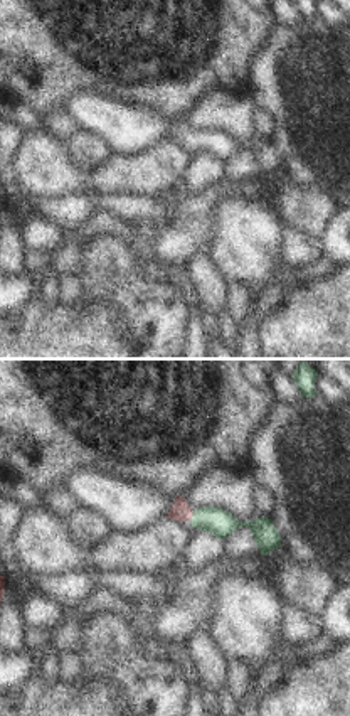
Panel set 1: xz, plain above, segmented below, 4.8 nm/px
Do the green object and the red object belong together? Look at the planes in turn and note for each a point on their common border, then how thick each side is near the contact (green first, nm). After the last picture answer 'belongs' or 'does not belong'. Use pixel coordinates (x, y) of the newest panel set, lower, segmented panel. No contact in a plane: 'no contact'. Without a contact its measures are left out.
meets green at (194, 516); 140 nm thick on the green side, 90 nm on the other

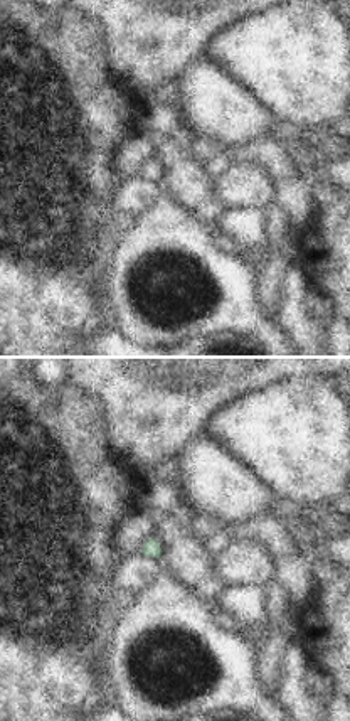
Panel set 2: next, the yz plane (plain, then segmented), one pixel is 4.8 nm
no contact

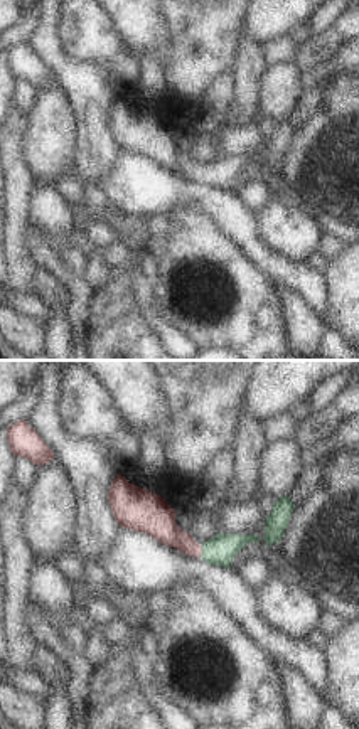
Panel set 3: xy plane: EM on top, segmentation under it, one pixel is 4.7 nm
meets green at (203, 551); 140 nm thick on the green side, 150 nm on the other

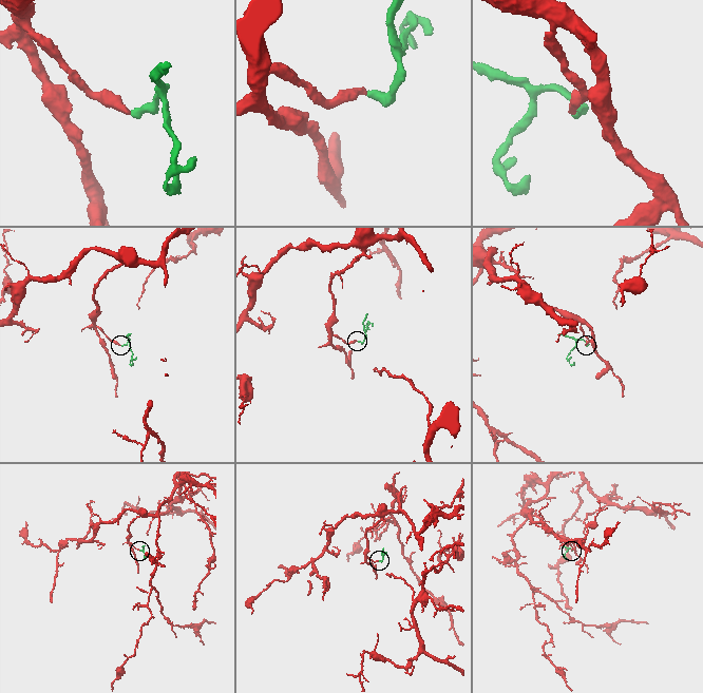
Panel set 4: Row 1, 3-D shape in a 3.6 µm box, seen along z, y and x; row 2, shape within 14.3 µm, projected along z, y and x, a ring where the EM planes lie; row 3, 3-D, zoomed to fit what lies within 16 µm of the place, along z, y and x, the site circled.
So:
belongs

